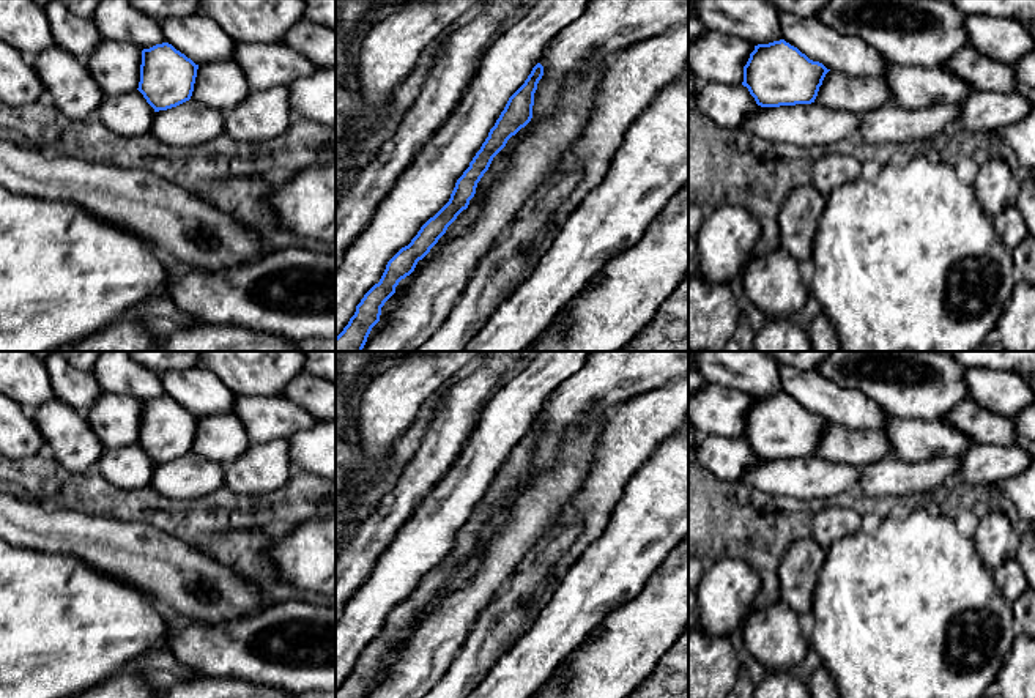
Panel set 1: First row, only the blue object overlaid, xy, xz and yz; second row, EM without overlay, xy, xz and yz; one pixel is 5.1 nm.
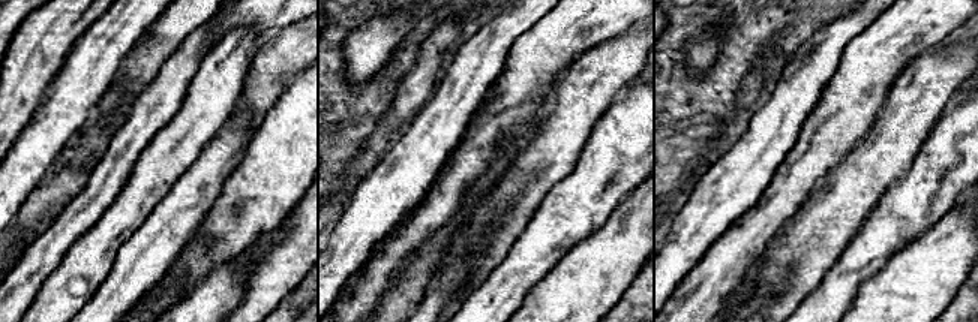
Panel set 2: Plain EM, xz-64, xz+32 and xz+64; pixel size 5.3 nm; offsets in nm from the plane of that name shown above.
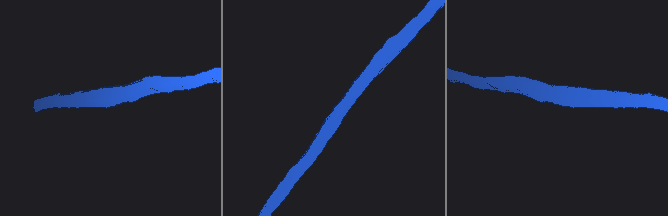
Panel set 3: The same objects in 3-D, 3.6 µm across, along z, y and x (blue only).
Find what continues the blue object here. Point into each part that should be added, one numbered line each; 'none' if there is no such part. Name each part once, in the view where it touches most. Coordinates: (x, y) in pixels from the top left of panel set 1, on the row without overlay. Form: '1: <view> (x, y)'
none

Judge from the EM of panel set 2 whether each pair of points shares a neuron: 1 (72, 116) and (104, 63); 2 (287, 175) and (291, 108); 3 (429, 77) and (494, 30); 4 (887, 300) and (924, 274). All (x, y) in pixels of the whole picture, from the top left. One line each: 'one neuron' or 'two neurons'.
1: one neuron
2: one neuron
3: two neurons
4: one neuron

